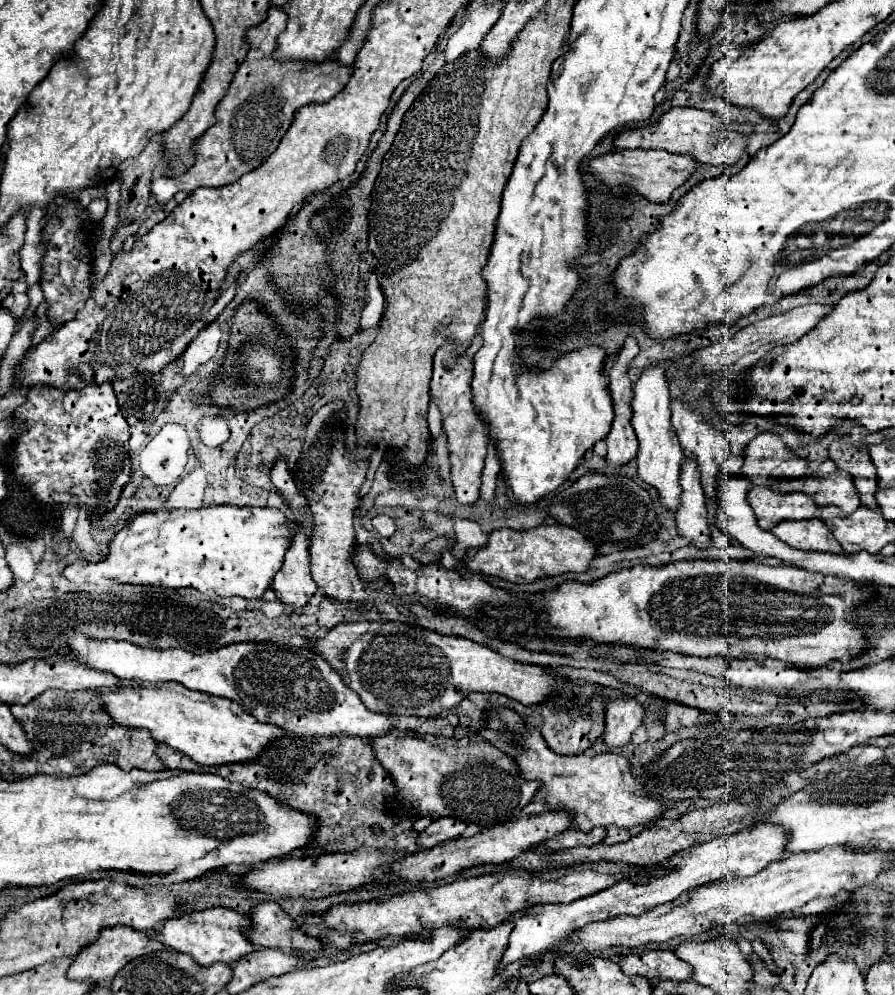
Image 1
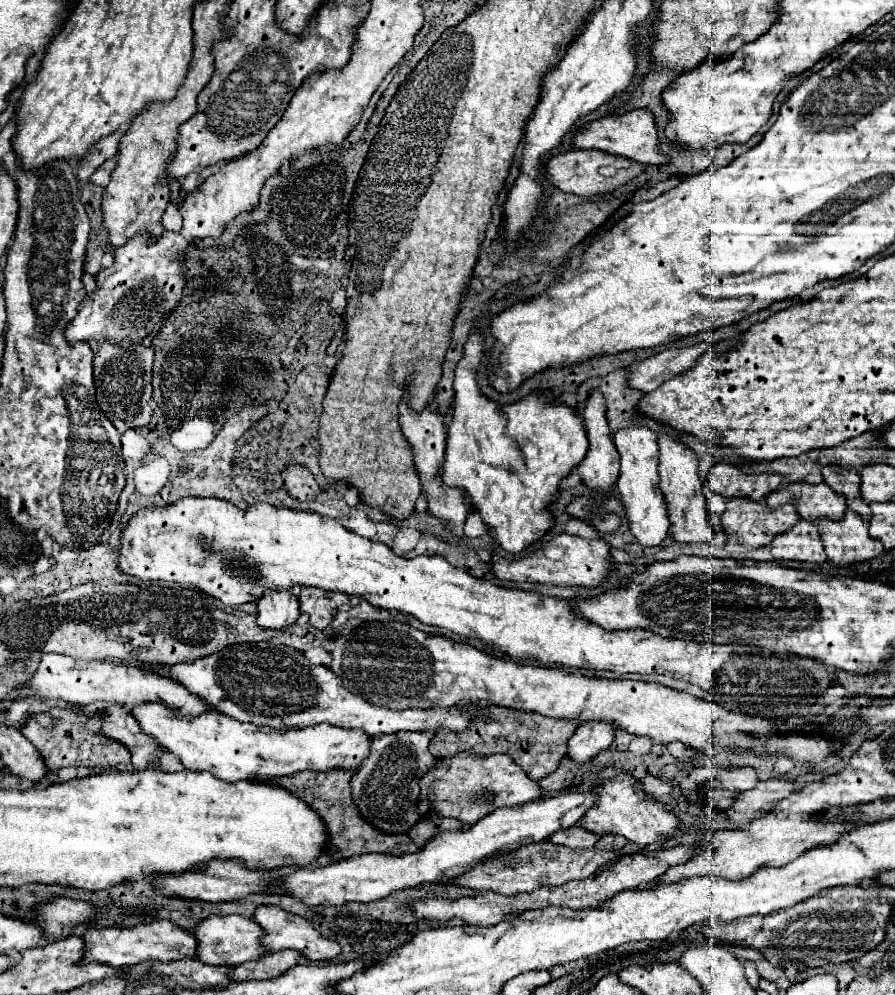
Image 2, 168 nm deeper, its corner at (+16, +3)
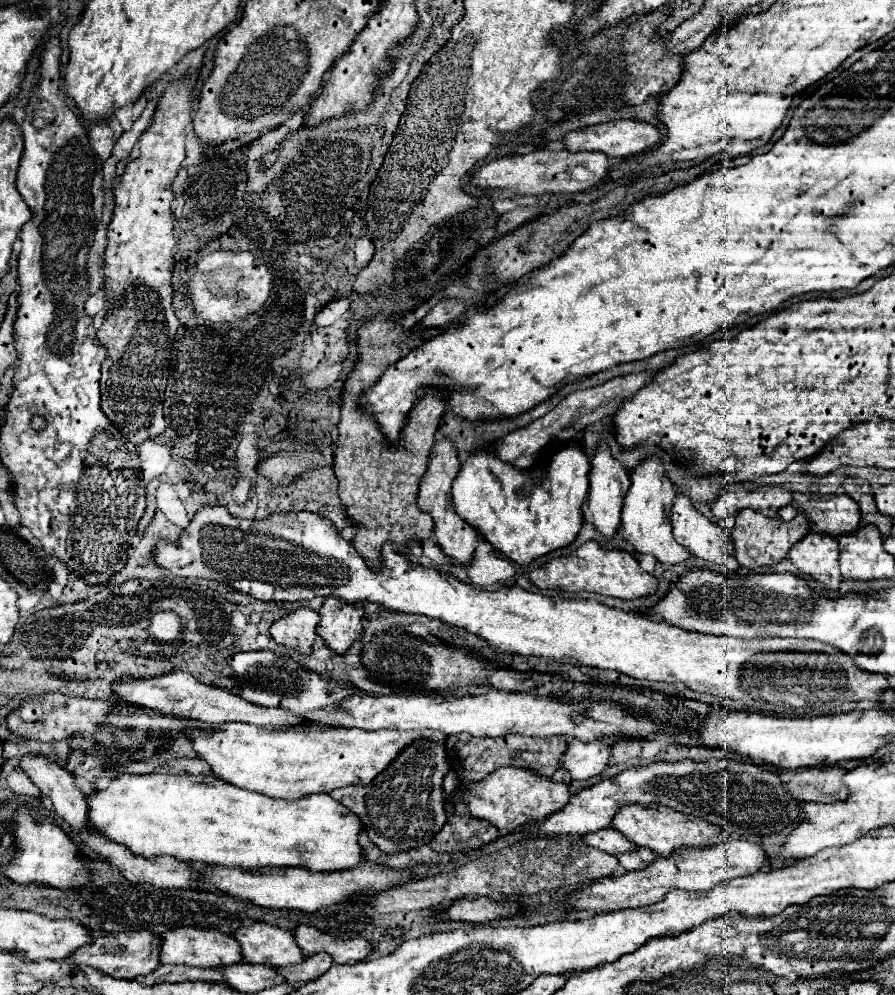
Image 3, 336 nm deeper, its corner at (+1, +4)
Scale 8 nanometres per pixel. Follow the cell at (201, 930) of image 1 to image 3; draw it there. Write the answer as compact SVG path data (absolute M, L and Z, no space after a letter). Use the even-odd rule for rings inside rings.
M253 922L251 926L235 930L235 940L241 944L243 962L267 964L273 968L297 964L303 960L293 932L275 928L271 924Z

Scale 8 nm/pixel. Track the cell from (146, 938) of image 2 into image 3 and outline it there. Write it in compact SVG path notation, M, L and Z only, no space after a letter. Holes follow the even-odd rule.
M175 928L165 934L161 934L159 940L159 964L187 964L187 966L199 966L199 968L219 968L241 962L241 946L233 936L227 936L223 932L215 930L203 930L203 928Z

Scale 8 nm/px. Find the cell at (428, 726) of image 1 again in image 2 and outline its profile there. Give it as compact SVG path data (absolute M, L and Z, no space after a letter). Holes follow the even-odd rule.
M396 731L392 735L374 737L370 757L350 781L354 805L360 817L374 829L388 835L408 833L420 819L416 811L420 801L420 777L432 769L432 765L436 765L436 759L428 751L432 735L434 733L430 731Z

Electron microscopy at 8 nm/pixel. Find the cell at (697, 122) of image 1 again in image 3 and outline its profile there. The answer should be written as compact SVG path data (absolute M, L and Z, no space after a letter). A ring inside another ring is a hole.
M611 120L605 124L595 124L587 126L583 130L575 130L565 136L565 146L571 152L577 150L587 150L587 152L603 152L611 160L627 160L635 154L643 154L651 148L657 148L661 144L661 132L657 126L643 122L643 120Z

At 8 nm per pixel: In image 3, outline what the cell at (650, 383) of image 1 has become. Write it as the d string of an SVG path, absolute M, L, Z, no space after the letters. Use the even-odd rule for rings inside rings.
M647 456L643 458L637 468L631 472L631 488L625 496L623 504L623 516L621 516L621 528L627 542L635 546L639 554L653 554L663 564L677 564L685 562L691 552L683 548L673 538L673 526L671 526L671 506L675 500L675 488L673 482L665 476L663 460L659 456Z

